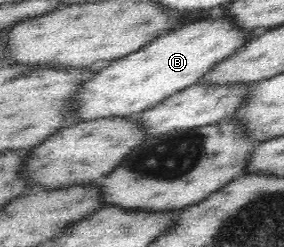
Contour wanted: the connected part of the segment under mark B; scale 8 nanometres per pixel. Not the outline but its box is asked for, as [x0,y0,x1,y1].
[72,18,248,121]

